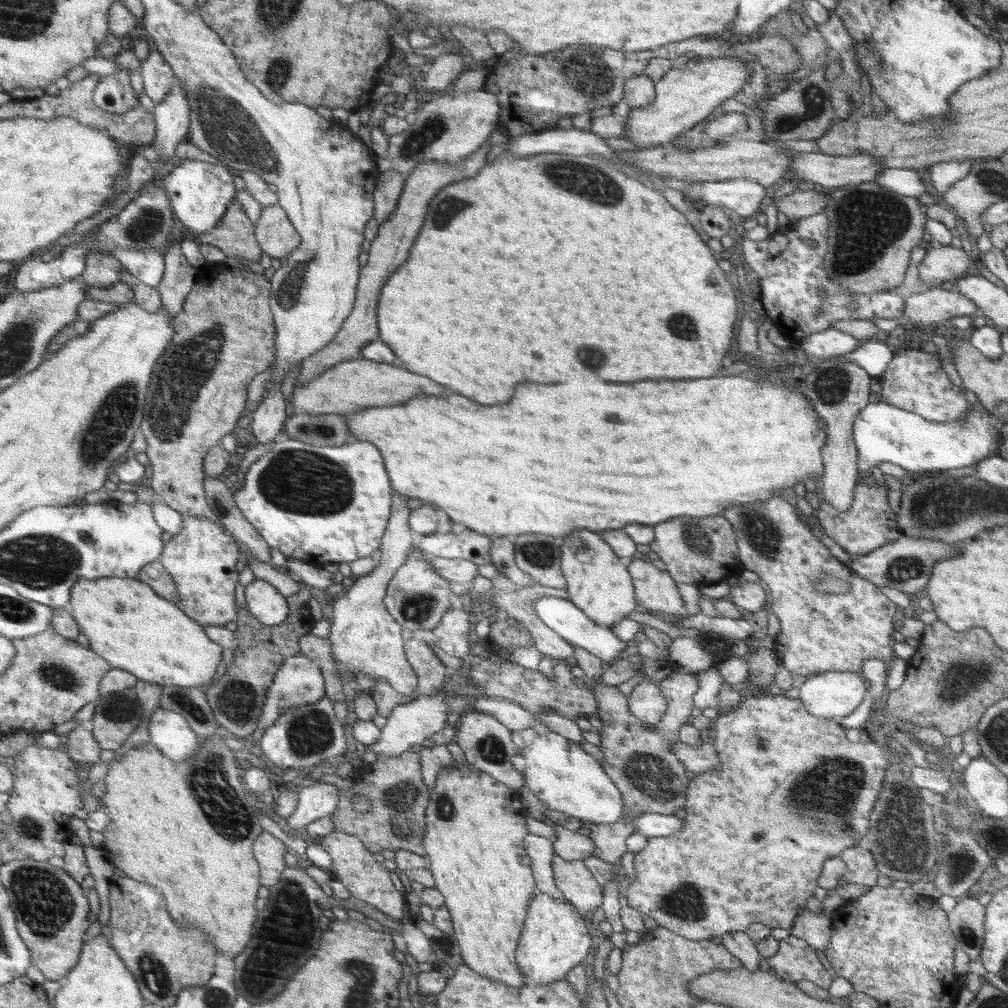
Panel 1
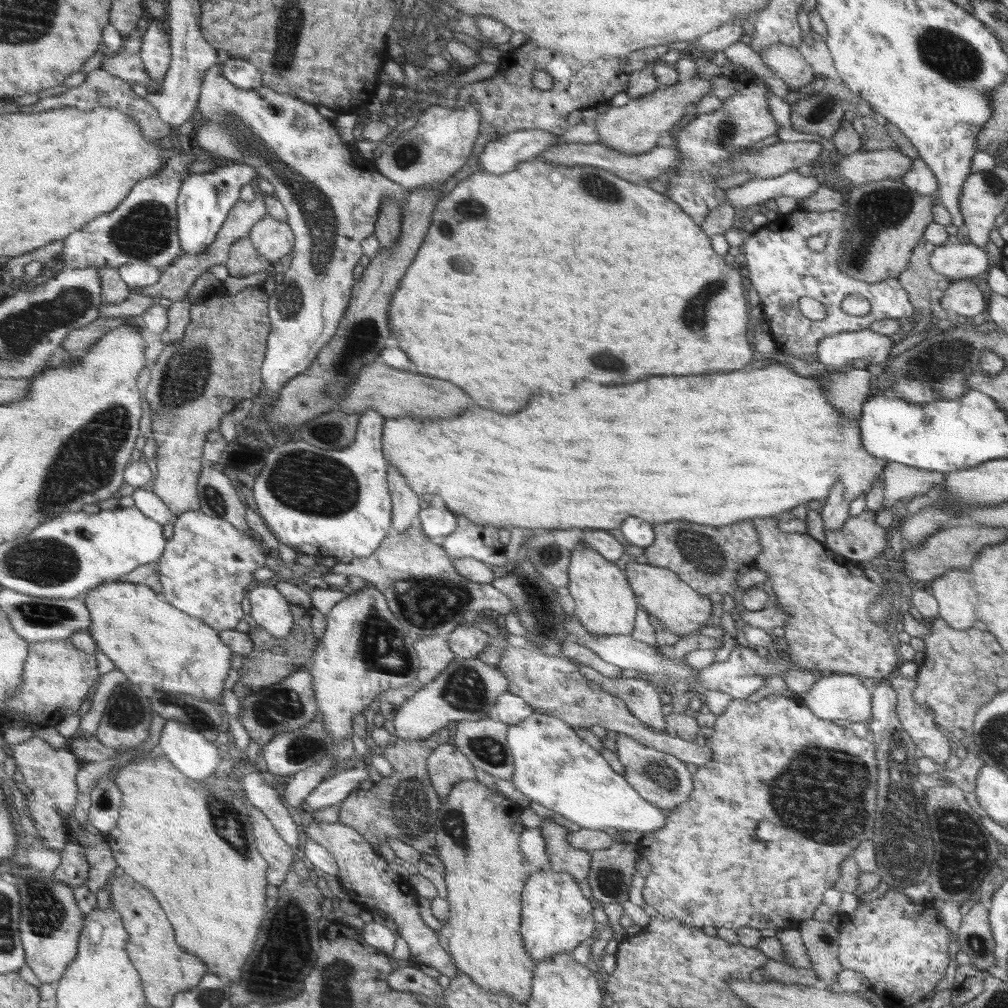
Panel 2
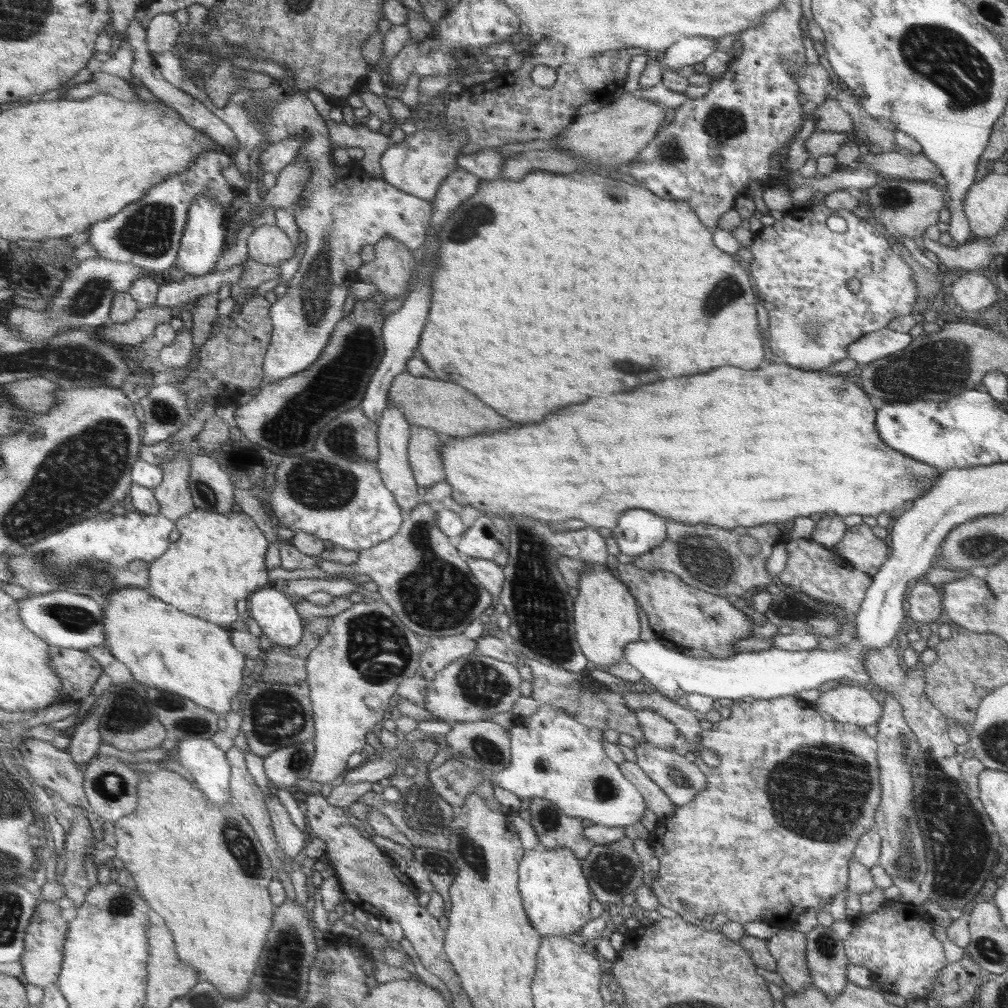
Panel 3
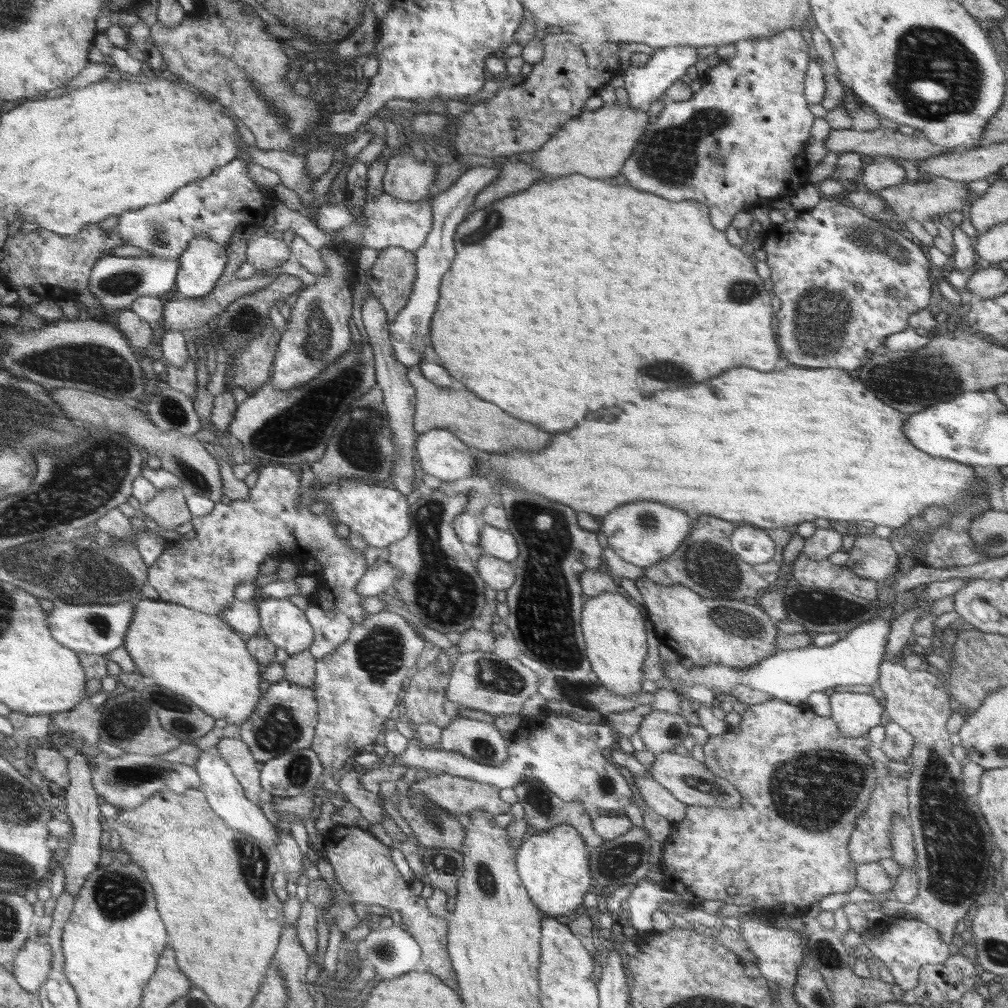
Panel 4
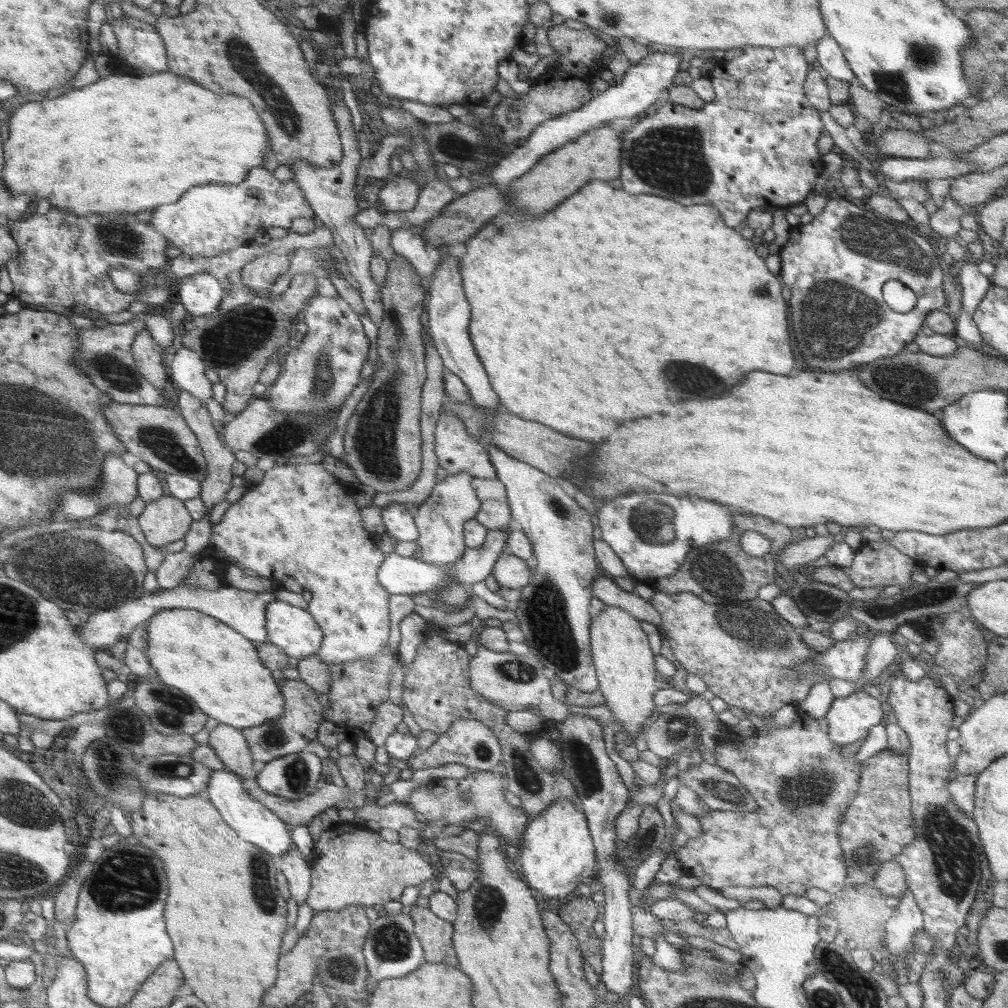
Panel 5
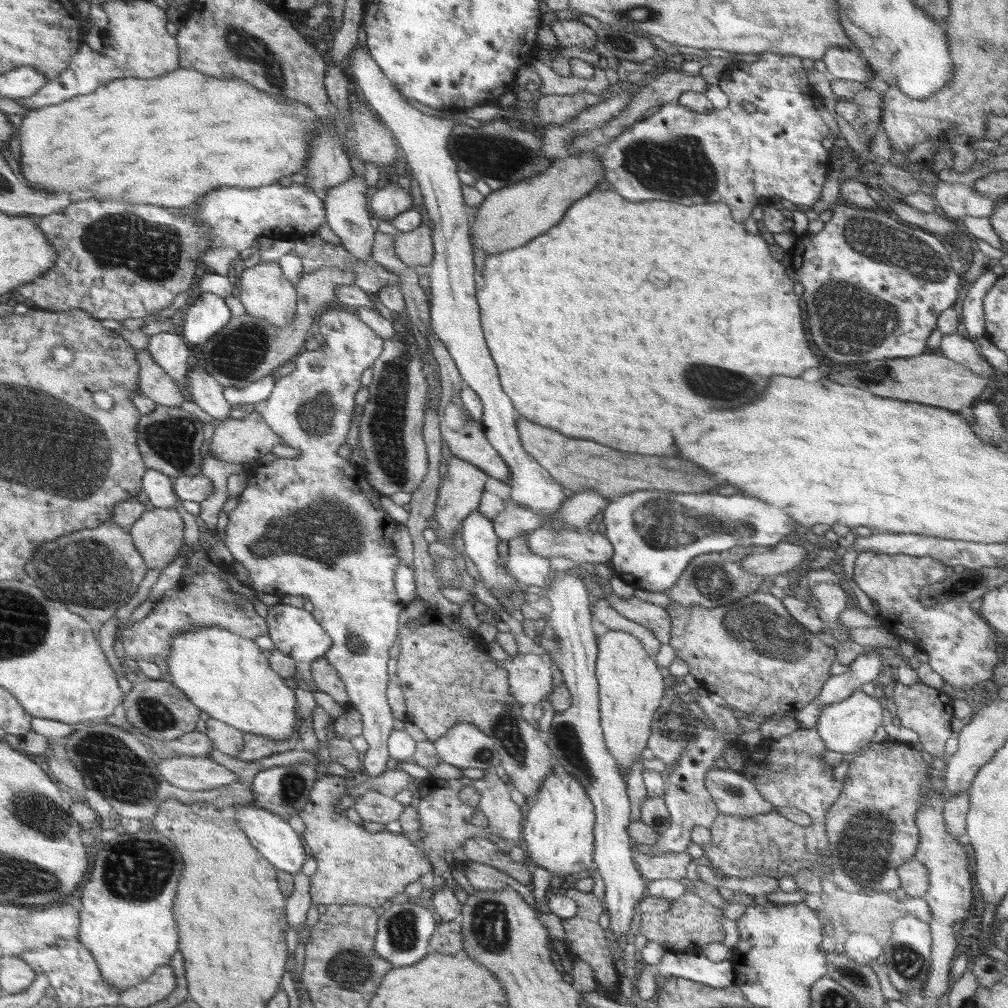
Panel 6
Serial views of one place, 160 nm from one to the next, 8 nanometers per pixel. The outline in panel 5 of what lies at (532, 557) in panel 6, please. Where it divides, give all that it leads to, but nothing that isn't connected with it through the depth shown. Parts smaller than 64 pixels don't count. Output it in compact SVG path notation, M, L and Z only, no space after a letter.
M502 552L500 558L496 559L491 572L500 587L521 589L529 583L533 575L531 565L520 556Z

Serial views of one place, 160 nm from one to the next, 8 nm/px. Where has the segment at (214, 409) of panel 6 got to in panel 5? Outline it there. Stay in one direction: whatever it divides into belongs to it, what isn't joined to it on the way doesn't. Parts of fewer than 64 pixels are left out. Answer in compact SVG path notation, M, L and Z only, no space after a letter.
M182 347L174 354L169 377L182 390L202 400L206 405L214 399L212 396L213 384L205 375L206 366L198 354L191 349Z

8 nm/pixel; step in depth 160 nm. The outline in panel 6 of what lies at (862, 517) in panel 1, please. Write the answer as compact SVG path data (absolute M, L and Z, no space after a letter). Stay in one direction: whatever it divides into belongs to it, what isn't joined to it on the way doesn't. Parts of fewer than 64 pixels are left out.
M874 551L859 552L854 566L854 582L860 590L880 606L878 619L900 640L911 642L917 650L926 652L932 670L956 690L974 691L982 682L989 682L1001 651L996 646L996 634L978 612L970 609L970 603L943 602L932 608L924 608L919 602L919 592L926 585L942 582L954 573L953 567L944 566L931 556L886 554Z

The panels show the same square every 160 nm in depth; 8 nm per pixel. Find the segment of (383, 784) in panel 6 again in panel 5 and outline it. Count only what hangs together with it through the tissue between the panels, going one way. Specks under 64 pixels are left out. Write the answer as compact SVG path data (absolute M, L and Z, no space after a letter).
M330 783L300 800L288 800L266 792L260 787L250 790L250 792L254 800L265 804L266 808L277 813L282 821L286 821L286 824L290 824L293 828L298 825L307 826L320 812L324 812L340 802L354 802L360 806L370 798L375 798L379 791L370 784L367 784L365 790L352 790L347 786L338 787L334 783Z

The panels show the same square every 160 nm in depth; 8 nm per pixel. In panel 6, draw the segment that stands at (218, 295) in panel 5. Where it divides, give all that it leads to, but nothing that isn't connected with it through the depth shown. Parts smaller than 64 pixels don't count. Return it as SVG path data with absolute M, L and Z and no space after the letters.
M201 292L199 297L189 304L180 335L196 351L224 329L228 320L230 310L224 304L224 297L211 292Z

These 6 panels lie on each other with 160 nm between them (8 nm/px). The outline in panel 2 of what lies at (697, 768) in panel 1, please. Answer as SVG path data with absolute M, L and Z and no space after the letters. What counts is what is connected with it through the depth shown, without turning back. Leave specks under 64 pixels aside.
M508 645L507 653L501 655L500 662L495 667L502 670L509 680L507 692L522 697L533 708L533 712L556 716L574 728L600 726L615 730L617 733L631 736L633 740L649 745L650 749L670 753L700 768L712 760L713 751L708 744L701 746L693 741L684 740L671 731L652 730L628 710L623 700L603 691L594 681L580 675L578 662L564 655L547 655L538 648L523 649Z

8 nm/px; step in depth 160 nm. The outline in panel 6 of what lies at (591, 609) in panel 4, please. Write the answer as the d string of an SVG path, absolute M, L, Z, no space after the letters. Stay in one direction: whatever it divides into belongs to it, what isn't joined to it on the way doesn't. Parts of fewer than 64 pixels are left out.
M608 629L599 641L601 650L598 651L597 683L601 684L601 727L605 729L607 747L615 761L623 768L622 772L629 773L629 768L642 759L640 754L646 748L646 740L650 736L650 726L653 726L654 712L660 709L660 700L664 696L663 674L658 672L654 660L644 652L642 640L632 633Z

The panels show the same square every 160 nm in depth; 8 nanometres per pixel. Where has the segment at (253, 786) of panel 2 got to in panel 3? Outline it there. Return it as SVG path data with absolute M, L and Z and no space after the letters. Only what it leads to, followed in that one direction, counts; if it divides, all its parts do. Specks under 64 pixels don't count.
M264 795L263 799L271 819L278 848L292 860L304 849L304 834L294 825L288 811L276 796Z

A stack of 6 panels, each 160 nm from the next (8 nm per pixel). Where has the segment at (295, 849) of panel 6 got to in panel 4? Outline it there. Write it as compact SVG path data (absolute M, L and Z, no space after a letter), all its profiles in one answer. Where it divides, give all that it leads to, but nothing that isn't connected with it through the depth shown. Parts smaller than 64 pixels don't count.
M216 748L202 751L198 755L193 767L201 780L200 790L205 793L213 811L218 813L222 821L230 825L230 828L234 828L234 830L240 832L246 832L246 834L250 834L250 836L260 840L264 844L270 844L271 847L276 846L276 842L280 839L280 832L276 832L272 828L272 824L262 814L260 806L248 799L245 795L245 789L241 787L241 783L236 775L232 776L233 769L230 768L230 764L222 758Z

